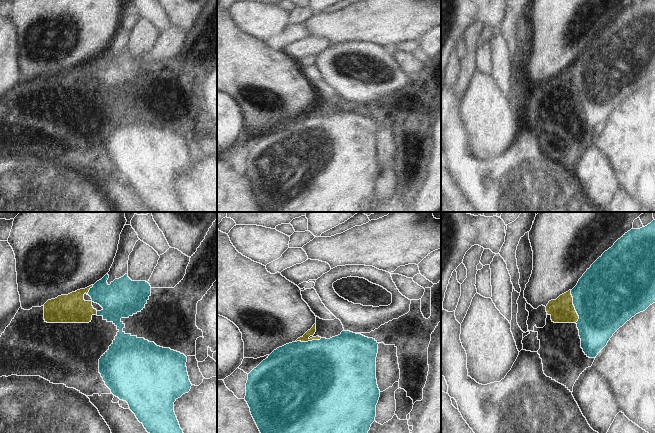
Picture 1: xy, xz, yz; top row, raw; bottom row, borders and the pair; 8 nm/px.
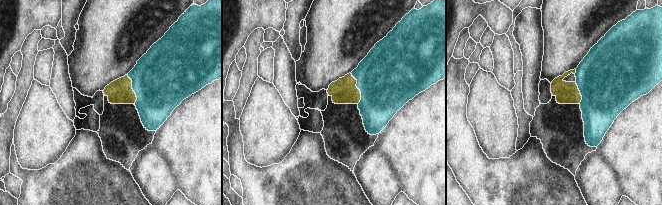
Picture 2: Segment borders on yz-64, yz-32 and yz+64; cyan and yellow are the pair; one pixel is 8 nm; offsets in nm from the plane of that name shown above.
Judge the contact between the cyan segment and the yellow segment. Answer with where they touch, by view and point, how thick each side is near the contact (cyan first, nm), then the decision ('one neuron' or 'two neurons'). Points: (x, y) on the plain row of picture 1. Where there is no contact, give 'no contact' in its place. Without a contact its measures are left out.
meets cyan in yz at (574, 82); 500 nm thick on the cyan side, 200 nm on the other; one neuron

